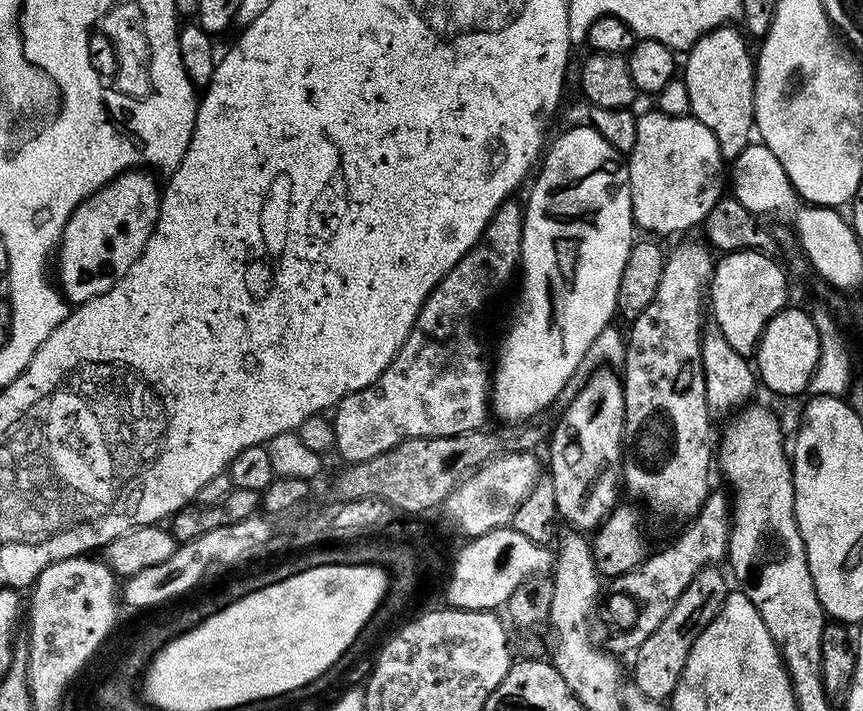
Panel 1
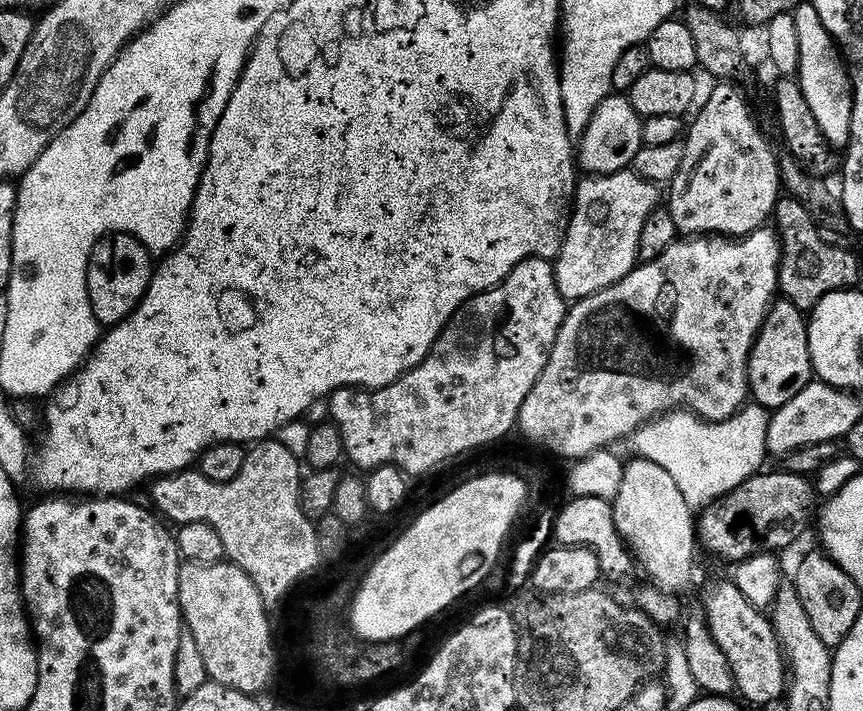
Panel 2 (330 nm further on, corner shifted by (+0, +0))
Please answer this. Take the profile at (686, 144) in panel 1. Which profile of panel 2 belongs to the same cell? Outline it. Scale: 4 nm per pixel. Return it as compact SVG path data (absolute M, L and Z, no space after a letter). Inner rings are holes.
M625 170L623 172L611 172L605 176L588 174L577 183L576 195L572 205L572 215L568 218L568 229L564 235L564 241L560 247L560 253L556 255L554 267L558 290L565 302L581 300L583 296L594 294L614 282L618 282L629 270L636 267L638 261L638 233L642 230L642 222L661 203L662 192L655 183L642 178L637 172Z

